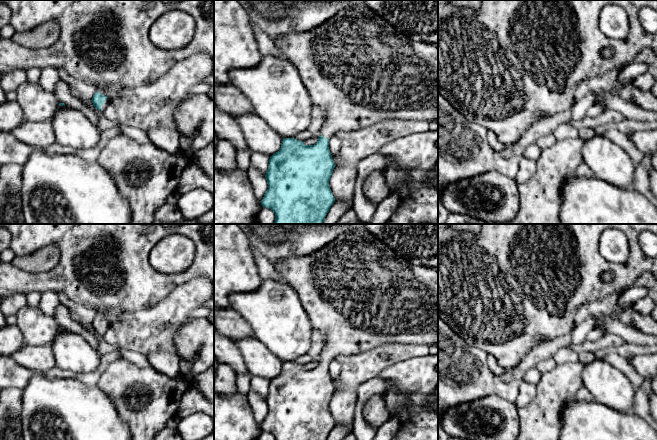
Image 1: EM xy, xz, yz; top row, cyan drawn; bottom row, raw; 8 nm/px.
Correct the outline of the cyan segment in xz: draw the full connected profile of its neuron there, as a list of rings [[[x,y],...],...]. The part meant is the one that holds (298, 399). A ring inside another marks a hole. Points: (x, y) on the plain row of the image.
[[[366,227],[347,230],[341,233],[331,243],[324,246],[321,250],[306,256],[290,256],[273,264],[275,270],[280,274],[284,281],[298,293],[303,308],[309,316],[313,330],[319,330],[325,336],[325,344],[321,353],[321,359],[314,369],[305,369],[303,365],[294,362],[283,362],[281,372],[269,383],[269,391],[265,402],[268,413],[261,425],[262,431],[271,433],[275,440],[326,440],[335,422],[329,410],[329,404],[335,392],[329,374],[329,363],[338,356],[351,356],[361,352],[366,352],[379,346],[389,344],[416,344],[427,346],[438,346],[438,272],[427,267],[411,264],[408,260],[397,255],[391,248],[387,247],[381,240],[366,230]]]

